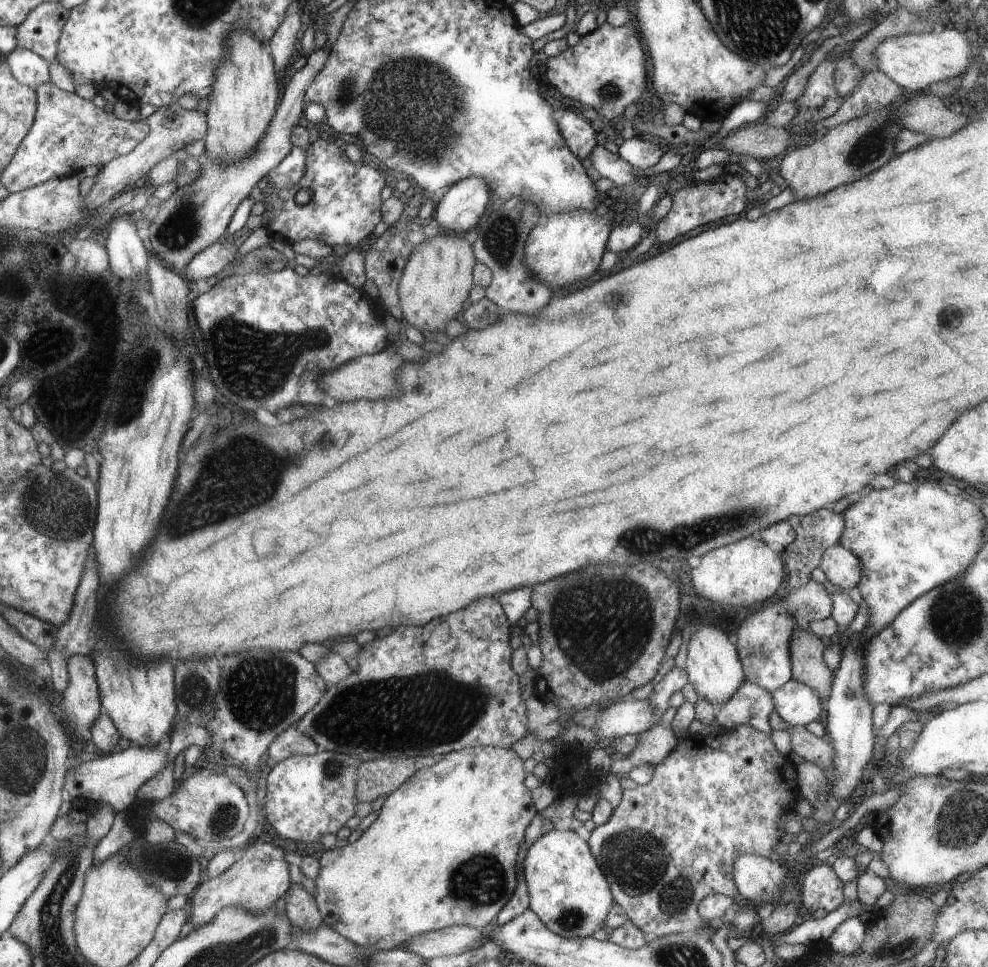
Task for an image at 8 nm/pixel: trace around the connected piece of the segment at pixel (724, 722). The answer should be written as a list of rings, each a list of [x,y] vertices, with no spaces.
[[[746,680],[736,696],[728,703],[718,706],[716,723],[725,729],[737,726],[749,726],[764,733],[771,734],[769,716],[774,712],[771,693],[765,688]]]

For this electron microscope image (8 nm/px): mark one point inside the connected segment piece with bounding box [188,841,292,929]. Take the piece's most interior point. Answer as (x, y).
(259, 877)

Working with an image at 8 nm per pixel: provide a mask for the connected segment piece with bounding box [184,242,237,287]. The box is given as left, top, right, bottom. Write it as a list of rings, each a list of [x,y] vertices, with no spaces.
[[[228,242],[214,243],[201,250],[185,266],[187,280],[192,287],[200,280],[208,280],[210,276],[218,275],[227,264],[232,263],[237,257],[237,247]]]

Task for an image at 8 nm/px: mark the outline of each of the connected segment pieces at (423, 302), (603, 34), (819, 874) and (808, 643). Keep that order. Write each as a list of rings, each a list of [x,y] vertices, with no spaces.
[[[441,233],[441,236],[427,239],[422,245],[415,247],[399,282],[399,305],[403,312],[404,324],[411,324],[419,331],[429,330],[446,334],[446,326],[450,320],[461,320],[462,308],[472,288],[472,266],[476,262],[474,255],[472,246],[464,238],[456,238],[456,234],[452,233]]]
[[[606,22],[598,25],[593,31],[582,35],[575,45],[569,46],[558,56],[550,57],[546,65],[546,78],[562,96],[578,100],[584,107],[590,106],[596,110],[598,115],[612,120],[613,118],[622,118],[626,108],[640,102],[640,98],[646,90],[644,64],[646,64],[646,54],[644,54],[642,42],[636,36],[636,30],[634,30],[632,23],[615,27]]]
[[[811,864],[799,879],[802,906],[810,912],[812,919],[829,915],[845,902],[845,884],[828,864]]]
[[[799,628],[790,645],[792,676],[795,681],[808,685],[823,704],[829,699],[833,676],[822,654],[824,642],[809,630]]]

